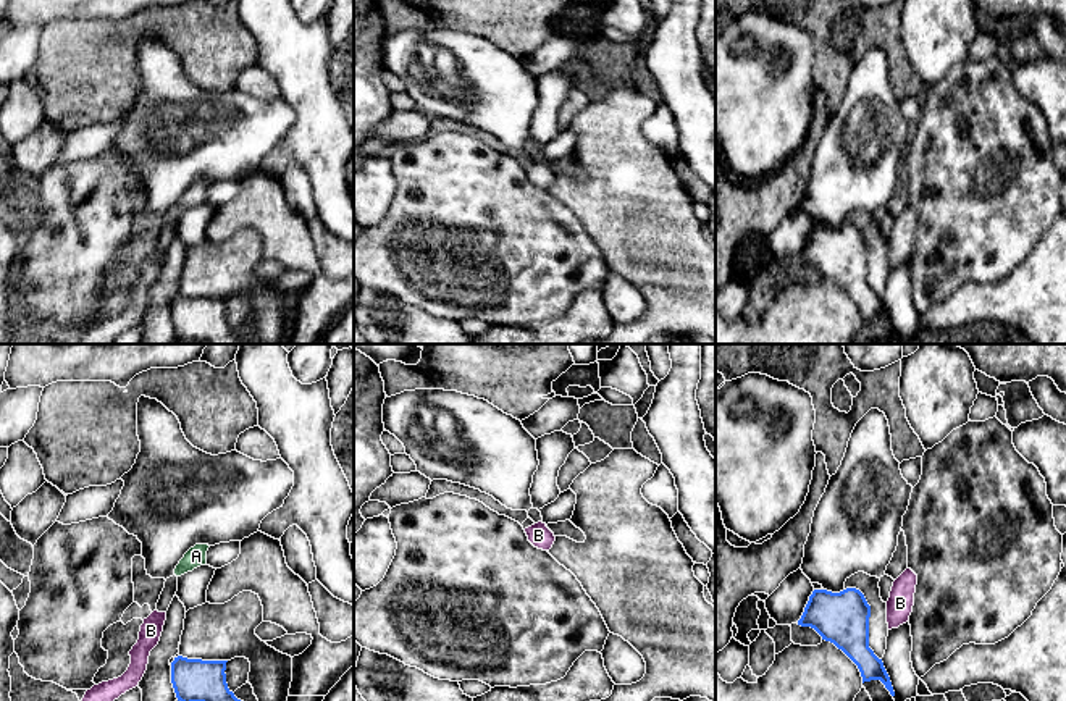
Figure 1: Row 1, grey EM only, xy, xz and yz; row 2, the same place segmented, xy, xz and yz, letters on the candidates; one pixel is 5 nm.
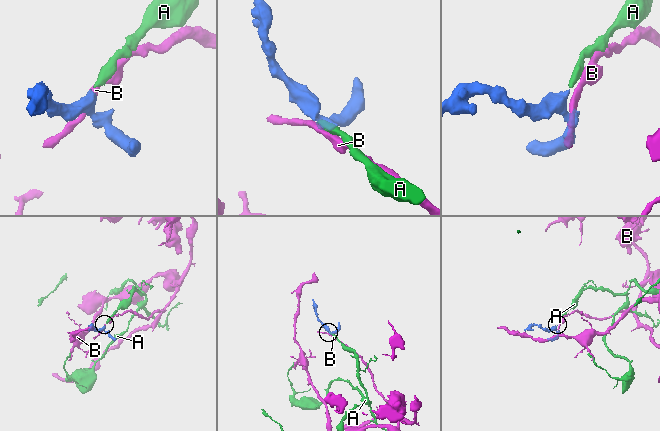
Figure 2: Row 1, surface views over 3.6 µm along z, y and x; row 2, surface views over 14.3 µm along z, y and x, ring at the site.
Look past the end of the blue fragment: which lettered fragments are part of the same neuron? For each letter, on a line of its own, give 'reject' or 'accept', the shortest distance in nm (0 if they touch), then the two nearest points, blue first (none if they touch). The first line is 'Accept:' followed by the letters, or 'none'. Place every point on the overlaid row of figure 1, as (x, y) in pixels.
Accept: A
A: accept; 400 nm apart; from blue across xy (178, 656), (178, 575)
B: reject; 90 nm apart; from blue across yz (869, 606), (887, 606)

